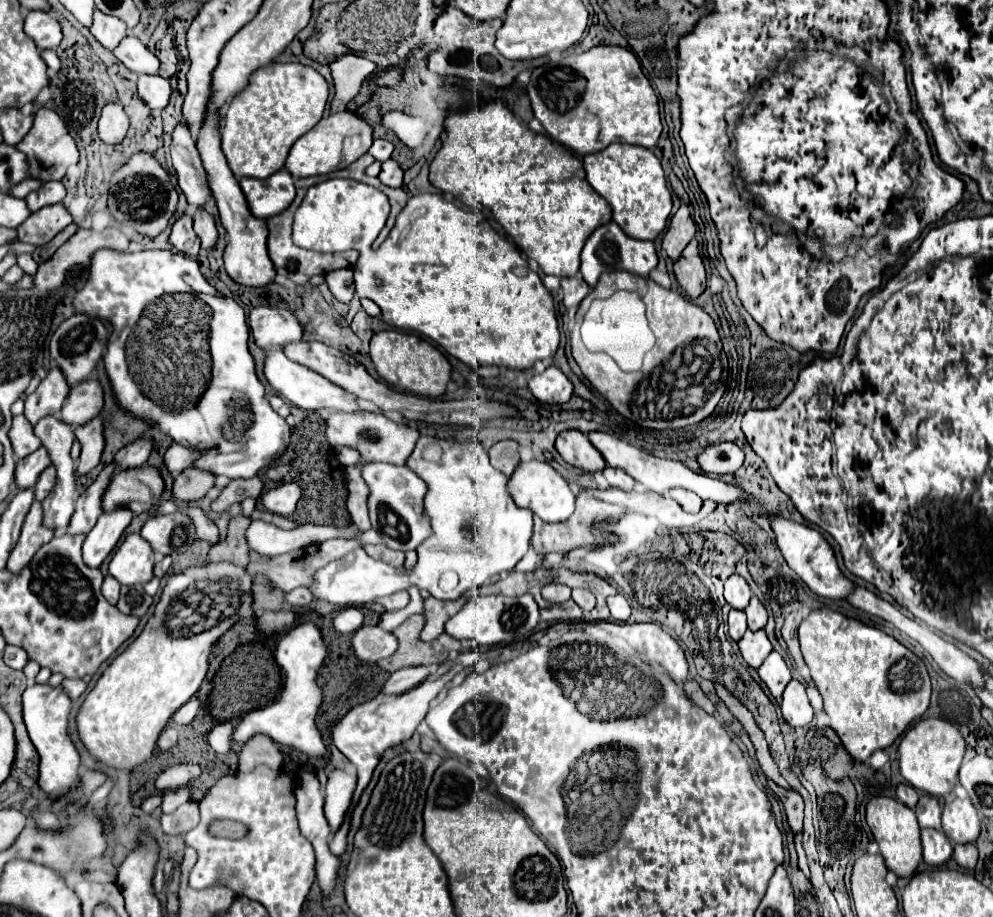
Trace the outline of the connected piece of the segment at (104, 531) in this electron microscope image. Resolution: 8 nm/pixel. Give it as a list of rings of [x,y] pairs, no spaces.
[[[126,507],[112,509],[108,513],[102,513],[94,529],[86,535],[86,541],[82,545],[84,563],[88,567],[100,567],[100,563],[110,555],[110,551],[120,541],[124,529],[134,519],[134,513]]]

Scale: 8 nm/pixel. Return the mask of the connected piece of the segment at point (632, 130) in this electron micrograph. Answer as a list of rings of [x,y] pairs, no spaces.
[[[598,45],[580,55],[560,57],[560,63],[548,61],[536,67],[528,83],[528,97],[532,103],[534,117],[542,123],[548,135],[554,141],[562,143],[564,147],[570,147],[578,155],[588,155],[592,151],[606,149],[610,143],[616,143],[616,141],[642,145],[650,149],[658,143],[658,137],[662,133],[658,97],[650,81],[644,77],[638,59],[628,49],[622,49],[622,47]]]

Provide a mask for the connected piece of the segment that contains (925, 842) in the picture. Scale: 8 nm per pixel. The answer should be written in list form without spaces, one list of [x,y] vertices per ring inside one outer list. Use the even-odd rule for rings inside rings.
[[[922,829],[922,849],[928,865],[942,865],[952,857],[952,843],[938,829]]]

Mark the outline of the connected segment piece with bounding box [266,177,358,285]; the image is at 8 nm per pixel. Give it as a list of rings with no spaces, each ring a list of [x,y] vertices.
[[[320,177],[298,179],[298,181],[294,183],[294,185],[296,185],[296,199],[292,201],[292,205],[290,205],[286,211],[282,211],[280,215],[274,215],[274,217],[266,219],[268,231],[270,231],[270,235],[268,235],[268,253],[270,253],[270,259],[272,259],[272,263],[274,263],[274,269],[276,269],[276,273],[288,277],[288,279],[294,281],[296,285],[306,285],[306,283],[310,281],[310,277],[314,277],[314,275],[324,275],[324,273],[334,271],[334,269],[352,267],[352,265],[358,261],[358,253],[356,253],[356,251],[346,251],[346,253],[316,253],[316,251],[300,249],[300,247],[296,247],[296,245],[292,243],[292,237],[290,237],[290,235],[292,235],[292,217],[294,217],[294,211],[300,207],[300,203],[302,203],[306,191],[308,191],[312,185],[320,183],[320,181],[324,181],[324,179],[320,179]]]

